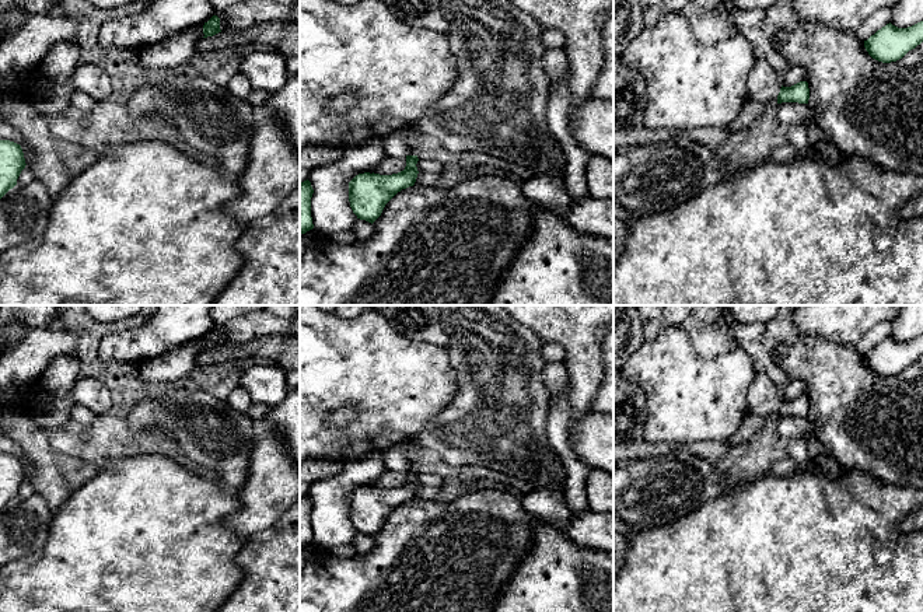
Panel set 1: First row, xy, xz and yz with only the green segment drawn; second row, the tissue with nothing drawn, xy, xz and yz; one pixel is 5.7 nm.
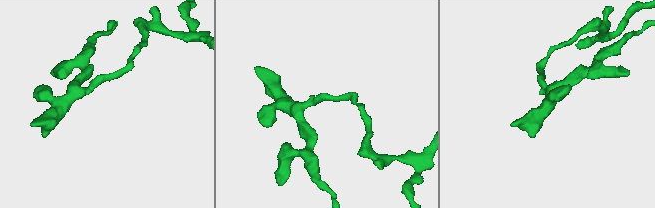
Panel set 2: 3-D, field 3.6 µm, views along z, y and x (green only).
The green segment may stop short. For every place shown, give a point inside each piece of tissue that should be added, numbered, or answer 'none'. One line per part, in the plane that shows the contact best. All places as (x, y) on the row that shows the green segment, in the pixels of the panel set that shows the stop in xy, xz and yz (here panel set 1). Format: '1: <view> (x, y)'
1: yz (764, 87)

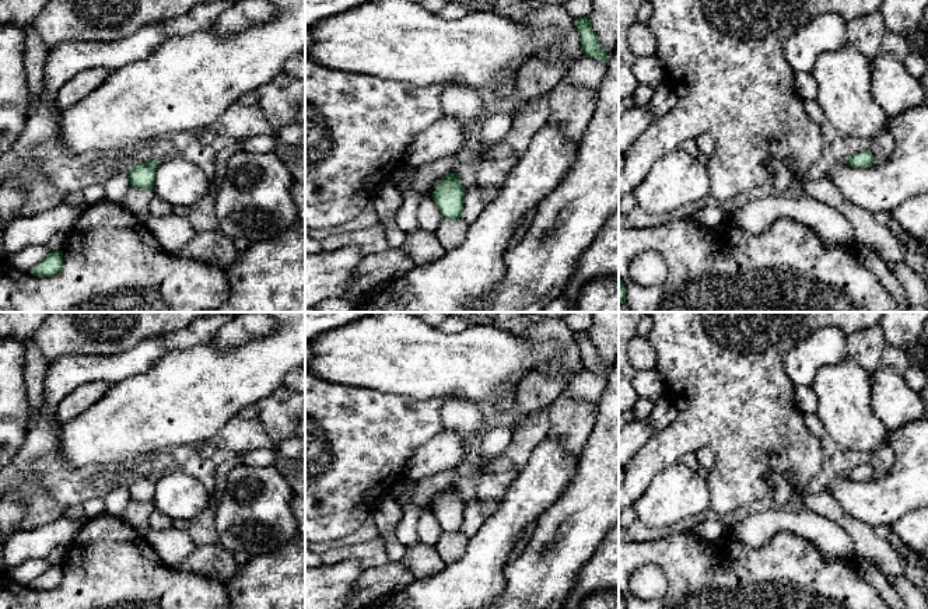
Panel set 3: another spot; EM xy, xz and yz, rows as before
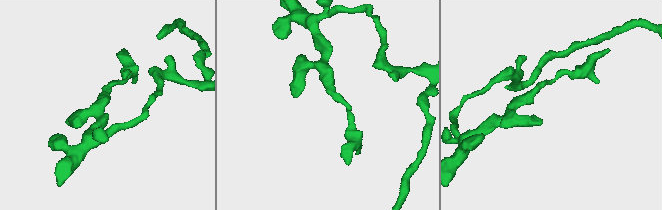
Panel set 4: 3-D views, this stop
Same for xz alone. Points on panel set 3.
none

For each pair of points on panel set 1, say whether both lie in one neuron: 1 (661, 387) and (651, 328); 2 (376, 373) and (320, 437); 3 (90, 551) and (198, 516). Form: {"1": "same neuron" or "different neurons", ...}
{"1": "different neurons", "2": "same neuron", "3": "same neuron"}

